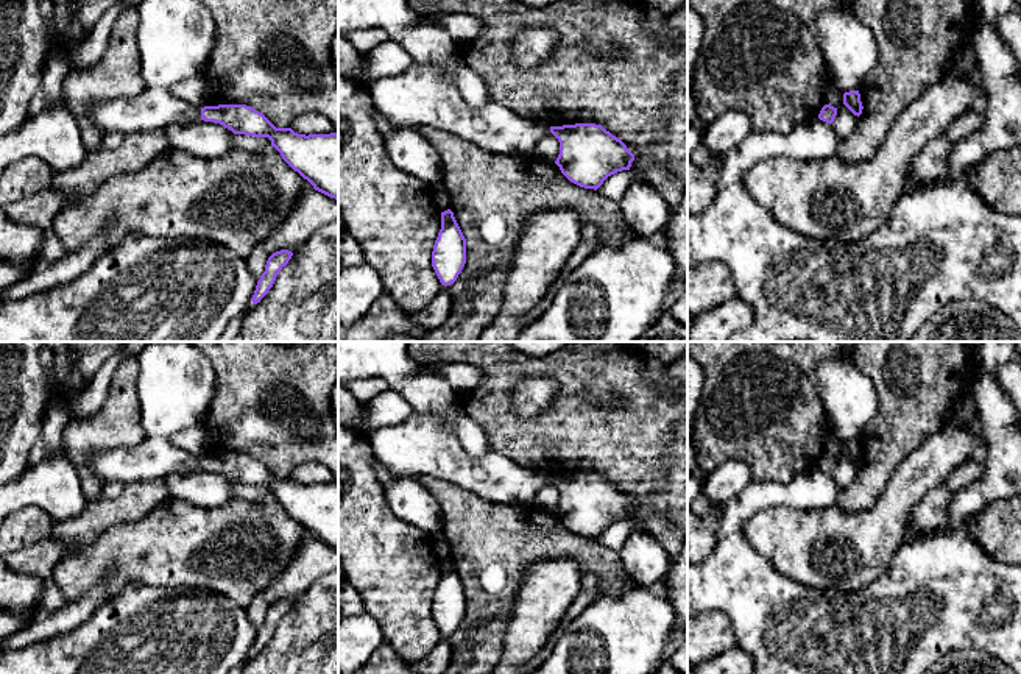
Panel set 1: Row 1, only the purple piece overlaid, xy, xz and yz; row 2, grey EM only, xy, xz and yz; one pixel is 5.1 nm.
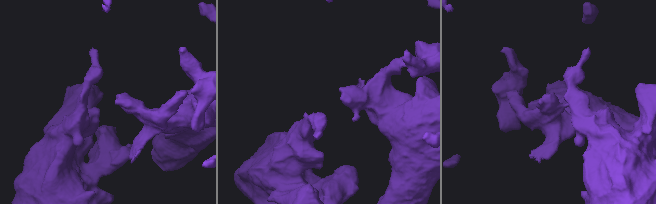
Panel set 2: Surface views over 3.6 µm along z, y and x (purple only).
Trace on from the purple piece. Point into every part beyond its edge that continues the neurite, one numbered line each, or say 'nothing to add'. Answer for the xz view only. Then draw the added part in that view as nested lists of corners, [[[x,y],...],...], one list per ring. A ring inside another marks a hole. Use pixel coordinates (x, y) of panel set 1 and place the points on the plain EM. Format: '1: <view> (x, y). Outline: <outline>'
1: xz (421, 445). Outline: [[[415,412],[396,426],[383,426],[368,434],[376,460],[393,476],[433,476],[440,481],[471,490],[496,504],[530,506],[536,491],[550,481],[550,474],[522,466],[507,456],[488,451],[469,456],[449,424],[436,415]]]

